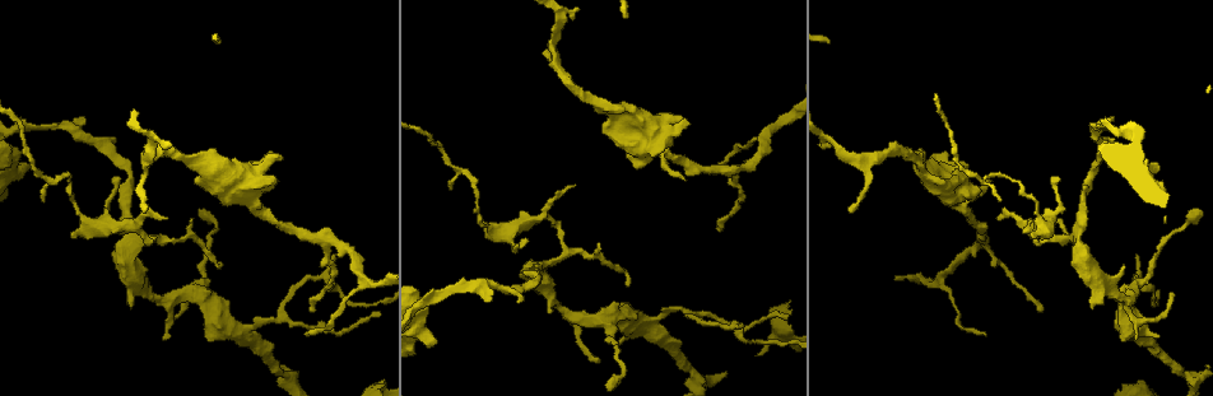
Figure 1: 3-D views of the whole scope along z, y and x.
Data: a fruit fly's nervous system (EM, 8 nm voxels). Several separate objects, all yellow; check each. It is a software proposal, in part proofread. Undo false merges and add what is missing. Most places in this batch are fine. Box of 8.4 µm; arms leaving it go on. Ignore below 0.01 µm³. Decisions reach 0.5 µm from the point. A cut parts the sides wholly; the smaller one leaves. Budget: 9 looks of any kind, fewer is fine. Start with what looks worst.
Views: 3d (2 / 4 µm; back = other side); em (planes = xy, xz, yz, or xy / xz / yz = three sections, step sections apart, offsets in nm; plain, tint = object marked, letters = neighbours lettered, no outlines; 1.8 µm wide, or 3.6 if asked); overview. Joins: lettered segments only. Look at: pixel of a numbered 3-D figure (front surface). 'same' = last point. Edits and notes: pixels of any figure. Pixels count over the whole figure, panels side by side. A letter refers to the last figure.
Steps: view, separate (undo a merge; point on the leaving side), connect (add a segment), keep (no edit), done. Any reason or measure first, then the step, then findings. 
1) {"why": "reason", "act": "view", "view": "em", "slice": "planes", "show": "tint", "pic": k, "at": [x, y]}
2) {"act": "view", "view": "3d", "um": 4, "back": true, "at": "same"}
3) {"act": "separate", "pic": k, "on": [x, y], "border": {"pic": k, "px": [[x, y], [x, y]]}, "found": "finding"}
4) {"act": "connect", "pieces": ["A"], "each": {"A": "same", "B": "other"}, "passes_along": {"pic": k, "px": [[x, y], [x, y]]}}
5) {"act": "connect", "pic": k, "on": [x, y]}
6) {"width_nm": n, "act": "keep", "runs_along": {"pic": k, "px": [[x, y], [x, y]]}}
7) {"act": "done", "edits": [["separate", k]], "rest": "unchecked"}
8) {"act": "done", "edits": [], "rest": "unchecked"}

{"why": "arms part here", "act": "view", "view": "3d", "um": 4, "back": true, "pic": 1, "at": [1078, 225]}

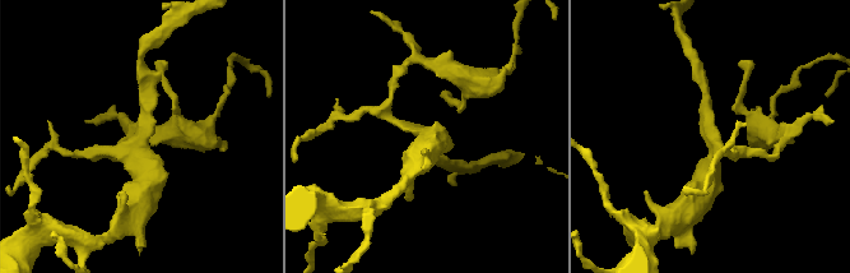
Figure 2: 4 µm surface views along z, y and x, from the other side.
{"arms": 3, "act": "view", "view": "em", "slice": "planes", "show": "tint", "pic": 2, "at": [710, 134]}

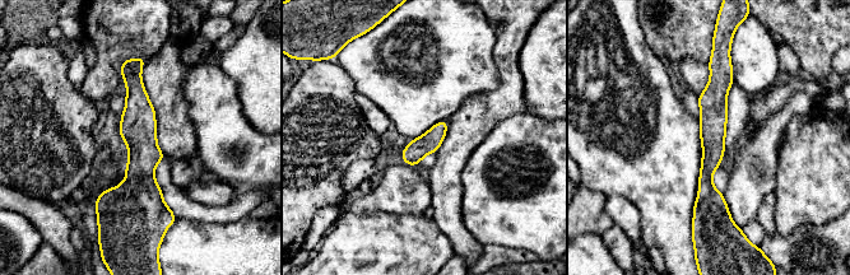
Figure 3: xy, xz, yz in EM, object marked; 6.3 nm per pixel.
{"why": "what lies round it", "act": "view", "view": "em", "slice": "planes", "show": "letters", "at": "same"}

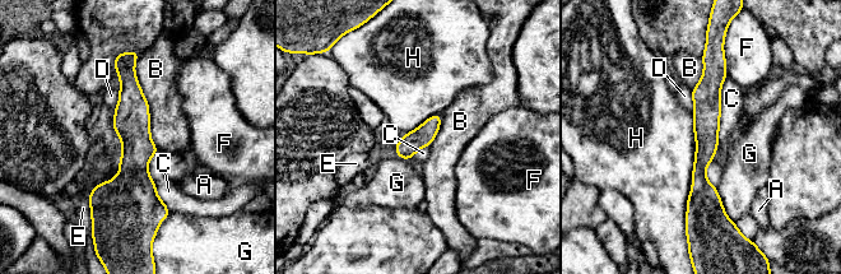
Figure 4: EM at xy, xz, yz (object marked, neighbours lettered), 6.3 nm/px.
{"width_nm": 140, "act": "keep", "each": {"A": "other", "B": "other", "C": "other", "D": "other", "E": "other", "F": "other", "G": "other", "H": "other"}, "runs_along": {"pic": 4, "px": [[126, 59], [139, 212]]}, "found": "one cell here"}

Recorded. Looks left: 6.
{"why": "abrupt turn", "act": "view", "view": "3d", "um": 4, "pic": 1, "at": [304, 277]}

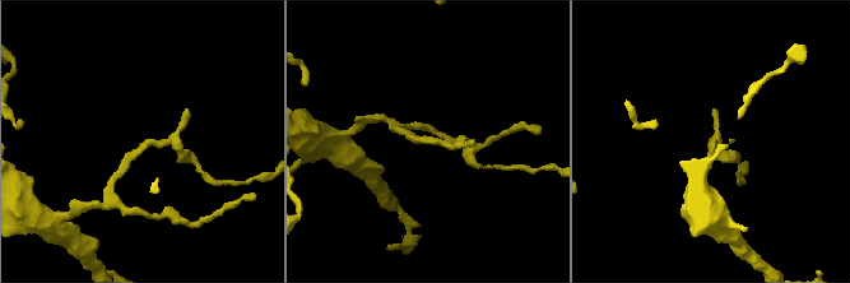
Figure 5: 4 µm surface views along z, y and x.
{"why": "now the EM", "act": "view", "view": "em", "um": 3.6, "slice": "xy", "step": 4, "show": "tint", "pic": 5, "at": [713, 142]}

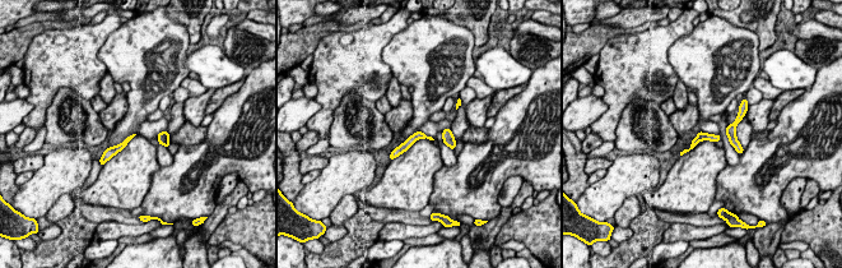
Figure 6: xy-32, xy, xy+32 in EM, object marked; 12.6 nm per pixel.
{"why": "another direction", "act": "view", "view": "em", "um": 3.6, "slice": "yz", "step": 8, "show": "letters", "at": "same"}

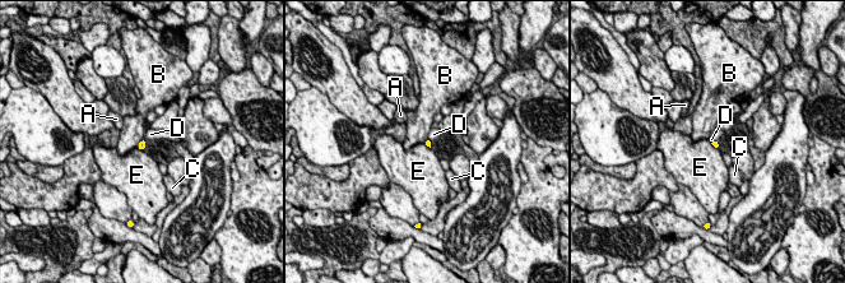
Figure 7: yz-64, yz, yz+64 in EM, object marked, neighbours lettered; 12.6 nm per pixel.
{"act": "keep", "each": {"A": "other", "B": "other", "C": "other", "D": "other", "E": "other"}, "found": "all the same cell"}

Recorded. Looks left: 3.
{"why": "sudden change in width", "act": "view", "view": "em", "slice": "yz", "step": 8, "show": "letters", "pic": 1, "at": [423, 300]}

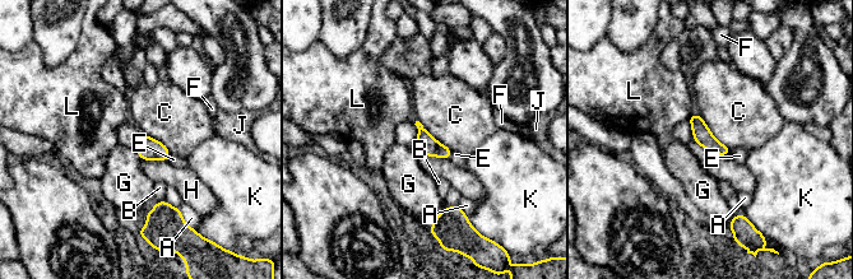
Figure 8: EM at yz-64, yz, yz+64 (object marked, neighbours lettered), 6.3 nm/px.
{"act": "view", "view": "em", "slice": "xz", "step": 8, "show": "letters", "at": "same"}

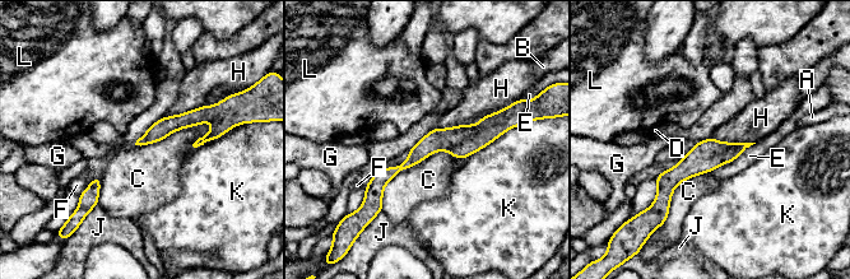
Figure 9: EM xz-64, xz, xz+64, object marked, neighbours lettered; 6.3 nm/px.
{"act": "keep", "each": {"A": "other", "B": "other", "C": "other", "D": "other", "E": "other", "F": "other", "G": "other", "H": "other", "J": "other", "K": "other", "L": "other"}, "border": {"pic": 9, "px": [[216, 124], [134, 144]]}, "found": "all the same cell"}

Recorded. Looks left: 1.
{"act": "done", "edits": [], "rest": "unchecked"}

